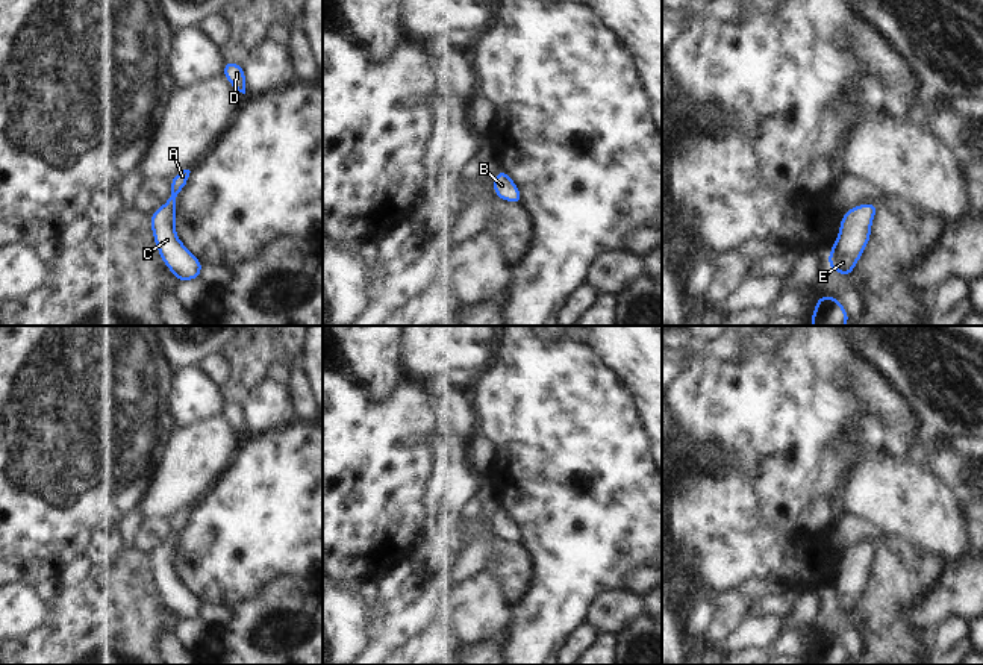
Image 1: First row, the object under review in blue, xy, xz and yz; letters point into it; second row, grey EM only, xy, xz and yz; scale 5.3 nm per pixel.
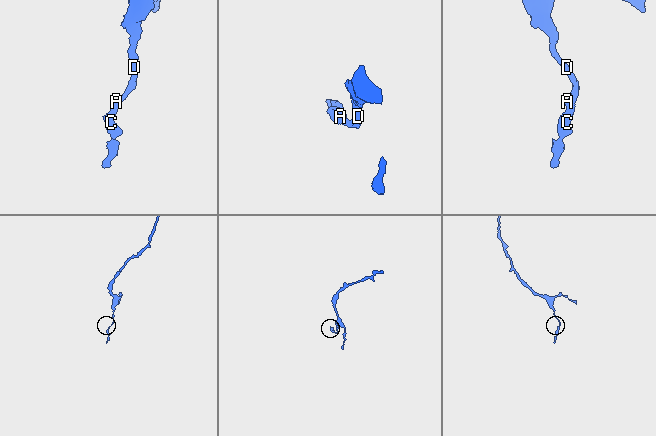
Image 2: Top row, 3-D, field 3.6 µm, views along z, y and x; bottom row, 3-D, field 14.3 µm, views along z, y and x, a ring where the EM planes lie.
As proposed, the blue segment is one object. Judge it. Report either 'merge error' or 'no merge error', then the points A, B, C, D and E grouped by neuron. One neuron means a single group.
no merge error | A B C D E

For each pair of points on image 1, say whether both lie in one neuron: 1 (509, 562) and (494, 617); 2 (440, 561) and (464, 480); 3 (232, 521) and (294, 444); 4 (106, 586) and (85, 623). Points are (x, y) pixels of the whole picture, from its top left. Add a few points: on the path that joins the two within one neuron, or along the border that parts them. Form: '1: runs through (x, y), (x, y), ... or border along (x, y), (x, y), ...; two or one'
1: border along (488, 568), (502, 580), (506, 596), (514, 605); two
2: runs through (444, 541), (444, 520), (449, 500); one
3: runs through (252, 502), (290, 464); one
4: runs through (106, 596), (106, 602), (94, 614); one

